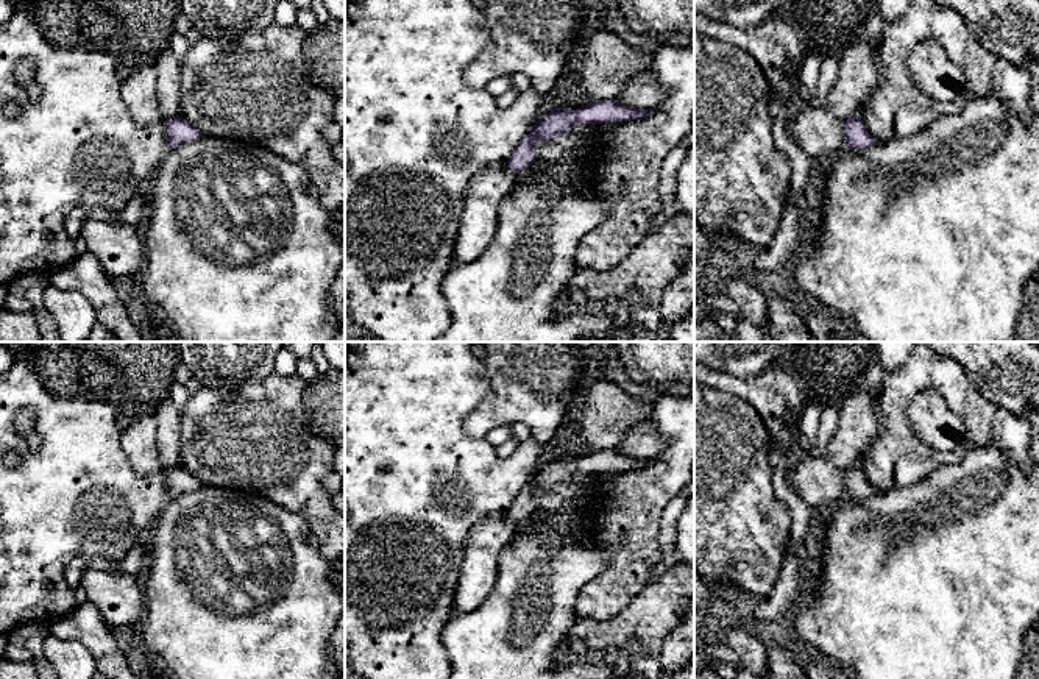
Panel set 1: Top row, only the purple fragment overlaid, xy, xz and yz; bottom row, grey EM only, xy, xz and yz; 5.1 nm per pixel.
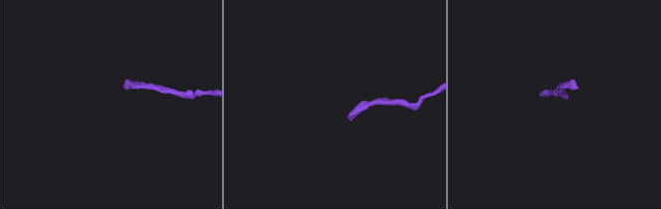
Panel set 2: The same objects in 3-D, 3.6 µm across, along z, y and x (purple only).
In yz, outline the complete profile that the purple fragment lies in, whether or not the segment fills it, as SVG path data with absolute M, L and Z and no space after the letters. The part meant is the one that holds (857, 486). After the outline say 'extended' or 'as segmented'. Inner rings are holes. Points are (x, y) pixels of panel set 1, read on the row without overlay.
M858 464L852 465L844 473L846 492L850 499L864 499L875 493L866 475Z; as segmented

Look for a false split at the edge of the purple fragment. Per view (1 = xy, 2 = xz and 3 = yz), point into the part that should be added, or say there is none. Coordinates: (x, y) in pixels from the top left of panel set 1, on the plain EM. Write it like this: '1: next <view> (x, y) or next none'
1: next none
2: next none
3: next none

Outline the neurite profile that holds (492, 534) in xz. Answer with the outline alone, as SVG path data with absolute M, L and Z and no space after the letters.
M509 512L487 515L473 526L463 548L454 617L470 613L484 603L496 581L499 554L515 537L516 528L518 521Z

